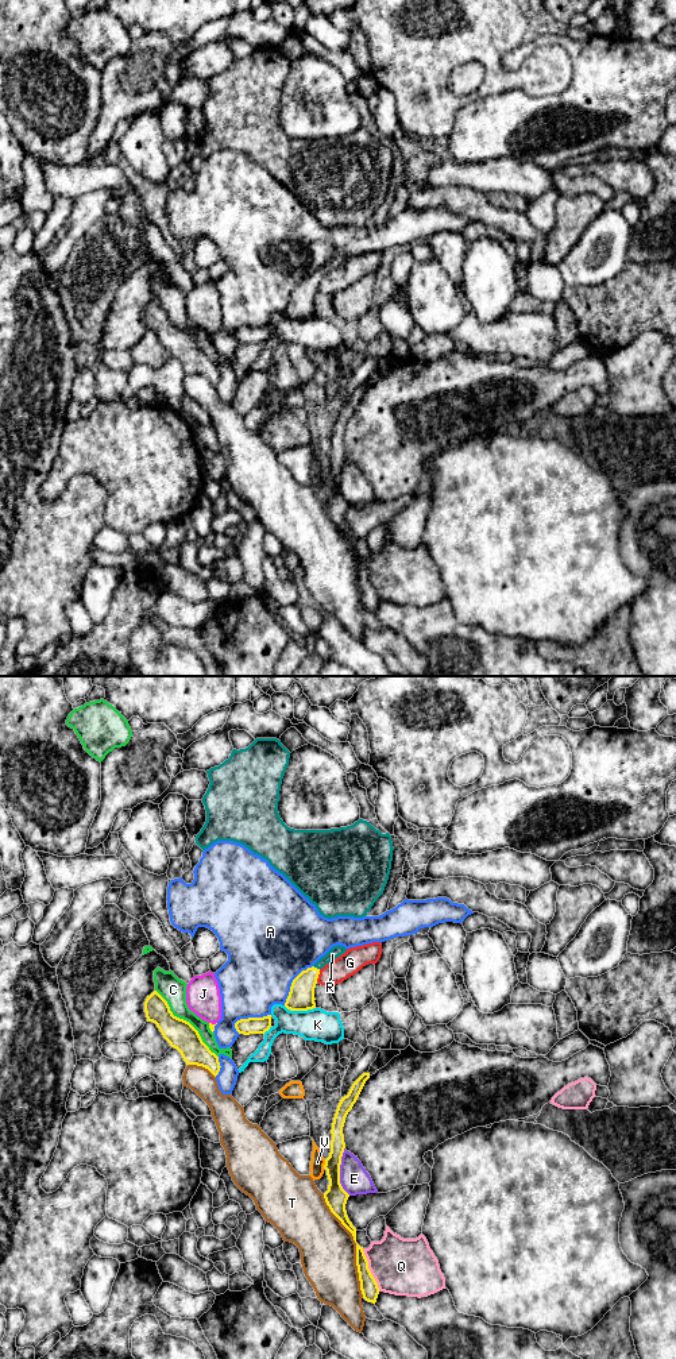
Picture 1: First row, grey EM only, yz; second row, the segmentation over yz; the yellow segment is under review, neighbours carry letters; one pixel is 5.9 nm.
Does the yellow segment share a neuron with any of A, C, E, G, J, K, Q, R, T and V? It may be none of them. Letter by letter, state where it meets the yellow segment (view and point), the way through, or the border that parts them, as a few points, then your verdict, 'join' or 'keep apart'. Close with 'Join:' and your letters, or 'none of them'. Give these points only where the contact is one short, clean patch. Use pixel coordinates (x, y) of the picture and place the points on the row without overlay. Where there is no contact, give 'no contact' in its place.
A: contact yz (250, 327); keep apart
C: contact yz (185, 329); keep apart
E: contact yz (339, 481); border yz (344, 456), (340, 474), (340, 494), (350, 504); keep apart
G: contact yz (317, 285); border yz (320, 278), (316, 290); keep apart
J: contact yz (213, 334); border yz (209, 331), (216, 332); keep apart
K: contact yz (300, 319); keep apart
Q: contact yz (369, 579); keep apart
R: contact yz (316, 277); way yz (301, 307), (302, 294), (316, 277), (335, 261); join
T: contact yz (356, 555); keep apart
V: contact yz (325, 473); keep apart
Join: R

